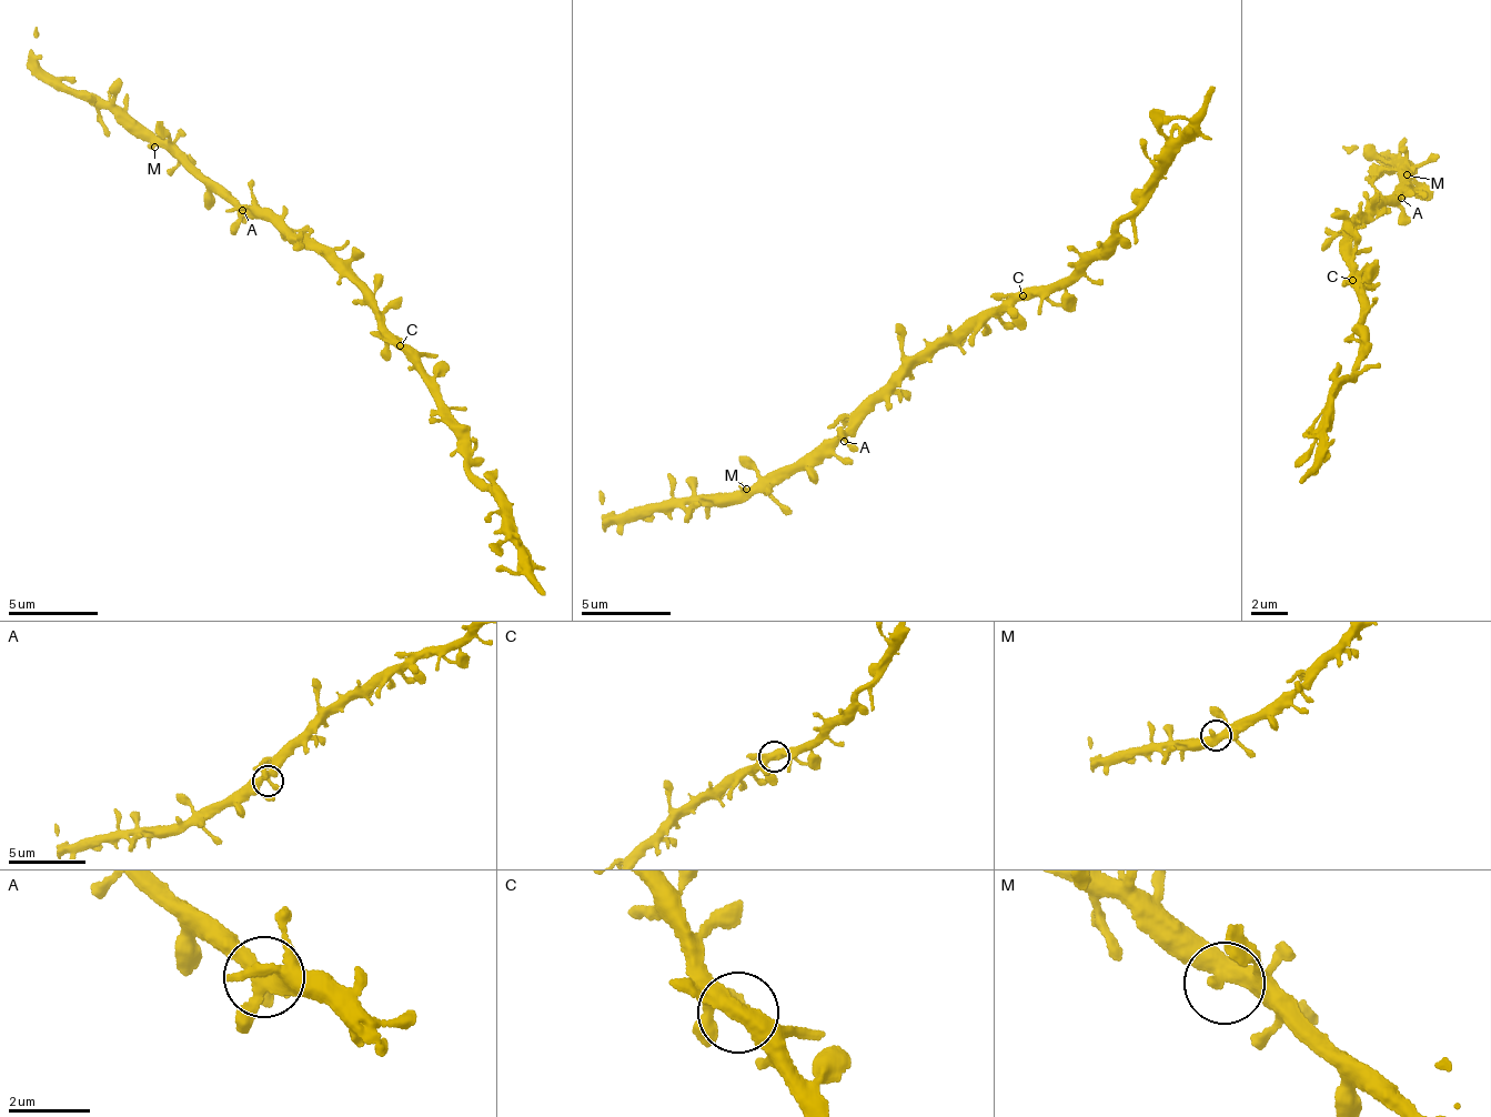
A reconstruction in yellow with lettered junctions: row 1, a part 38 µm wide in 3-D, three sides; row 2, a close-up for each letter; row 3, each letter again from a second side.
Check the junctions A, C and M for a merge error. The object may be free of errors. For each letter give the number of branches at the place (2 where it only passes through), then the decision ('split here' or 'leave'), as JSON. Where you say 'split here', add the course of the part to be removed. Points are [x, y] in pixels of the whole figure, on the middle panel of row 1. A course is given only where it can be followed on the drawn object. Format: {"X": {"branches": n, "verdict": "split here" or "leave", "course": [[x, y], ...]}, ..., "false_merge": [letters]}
{"A": {"branches": 3, "verdict": "leave"}, "C": {"branches": 3, "verdict": "leave"}, "M": {"branches": 3, "verdict": "leave"}, "false_merge": []}

